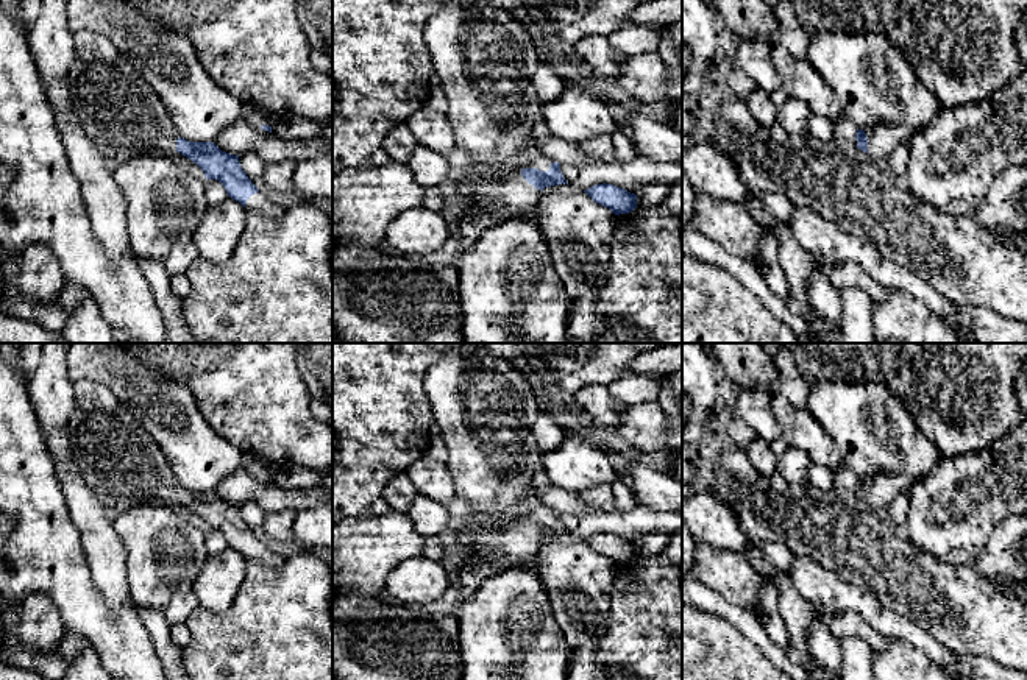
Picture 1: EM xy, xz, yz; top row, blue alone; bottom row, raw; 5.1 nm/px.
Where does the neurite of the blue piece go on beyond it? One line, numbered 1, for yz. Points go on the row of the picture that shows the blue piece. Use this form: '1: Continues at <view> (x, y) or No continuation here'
1: Continues at yz (882, 139)

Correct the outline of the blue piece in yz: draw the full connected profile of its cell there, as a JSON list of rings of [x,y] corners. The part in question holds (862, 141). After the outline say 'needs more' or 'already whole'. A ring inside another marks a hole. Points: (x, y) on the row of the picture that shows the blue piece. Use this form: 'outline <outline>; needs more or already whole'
outline [[[846,114],[833,119],[832,125],[835,139],[855,145],[879,164],[883,164],[897,145],[908,145],[915,134],[908,125],[883,122],[877,122],[863,131]]]; needs more

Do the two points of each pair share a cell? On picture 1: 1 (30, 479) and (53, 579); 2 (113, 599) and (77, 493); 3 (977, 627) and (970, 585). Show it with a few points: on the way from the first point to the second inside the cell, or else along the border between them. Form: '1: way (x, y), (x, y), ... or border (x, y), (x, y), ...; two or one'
1: way (36, 504), (46, 554); one
2: way (110, 573), (103, 545), (91, 520); one
3: way (974, 616), (970, 612), (970, 596); one

